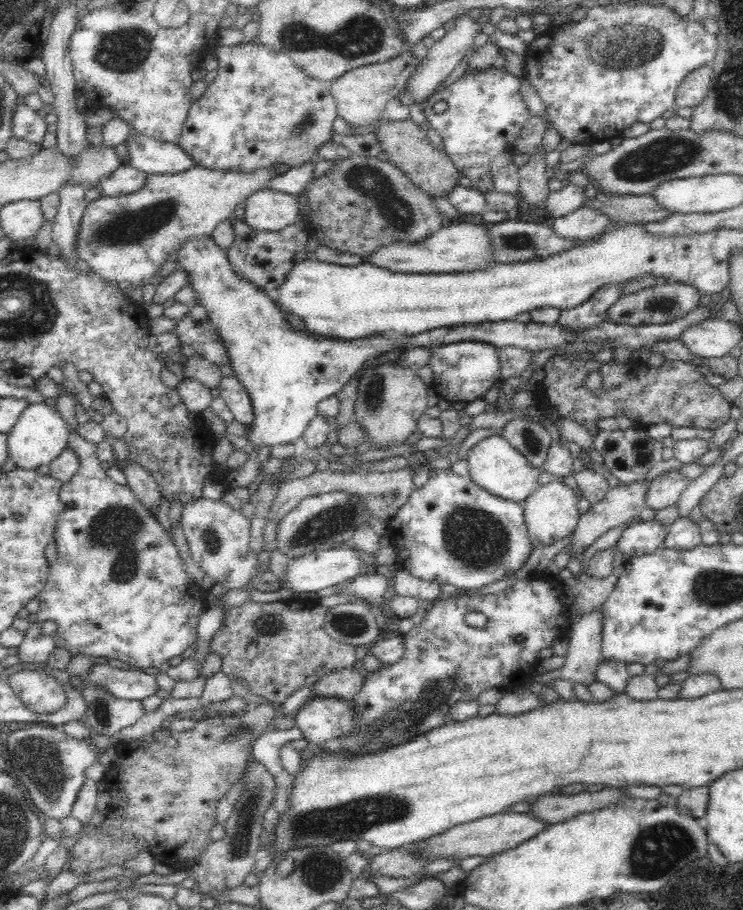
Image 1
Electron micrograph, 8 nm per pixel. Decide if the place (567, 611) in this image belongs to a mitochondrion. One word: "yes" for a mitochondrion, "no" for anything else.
no

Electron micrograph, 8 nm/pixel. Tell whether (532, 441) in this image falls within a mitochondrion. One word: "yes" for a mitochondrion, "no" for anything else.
yes

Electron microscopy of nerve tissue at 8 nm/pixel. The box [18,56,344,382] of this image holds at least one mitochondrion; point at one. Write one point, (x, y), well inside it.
(135, 226)

